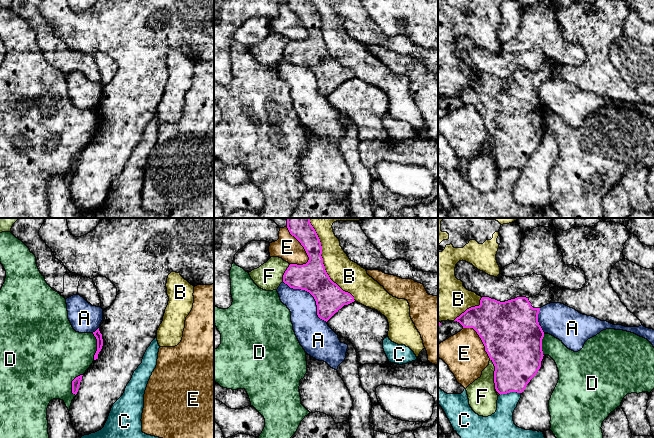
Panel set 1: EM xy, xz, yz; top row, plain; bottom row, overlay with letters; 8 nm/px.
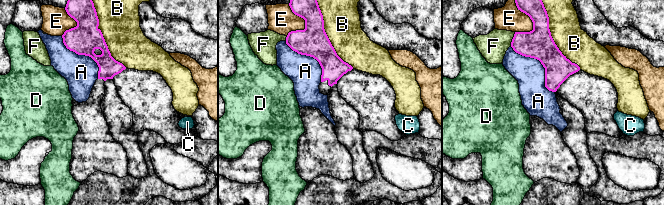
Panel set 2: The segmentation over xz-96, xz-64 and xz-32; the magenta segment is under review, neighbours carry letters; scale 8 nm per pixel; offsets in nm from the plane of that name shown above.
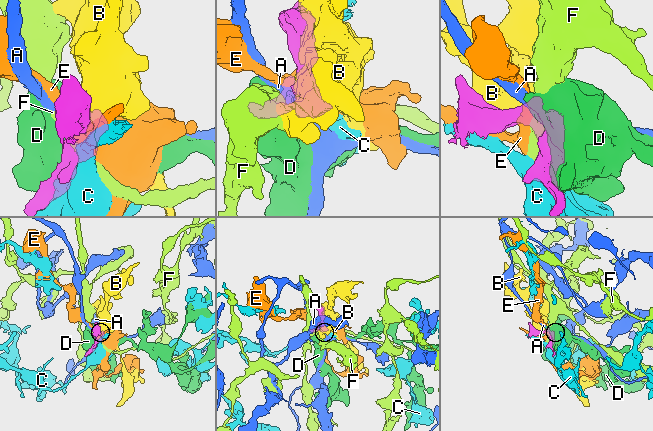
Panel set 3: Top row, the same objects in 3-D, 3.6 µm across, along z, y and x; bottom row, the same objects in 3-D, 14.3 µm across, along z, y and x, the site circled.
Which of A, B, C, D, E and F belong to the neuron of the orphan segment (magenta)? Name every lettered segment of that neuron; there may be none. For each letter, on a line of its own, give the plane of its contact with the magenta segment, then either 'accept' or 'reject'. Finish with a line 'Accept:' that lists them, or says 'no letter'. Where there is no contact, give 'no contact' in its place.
A: meets magenta in xz; reject
B: meets magenta in xz; reject
C: meets magenta in yz; reject
D: meets magenta in xy; reject
E: meets magenta in xz; reject
F: meets magenta in yz; reject
Accept: no letter

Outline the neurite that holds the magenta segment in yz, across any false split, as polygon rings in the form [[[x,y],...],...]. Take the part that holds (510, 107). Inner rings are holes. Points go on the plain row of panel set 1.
[[[595,0],[592,3],[573,3],[567,7],[556,5],[556,19],[563,30],[565,41],[573,41],[585,48],[585,62],[578,66],[560,64],[552,59],[533,73],[517,73],[500,78],[482,73],[480,81],[471,83],[457,93],[463,104],[473,104],[481,114],[485,127],[495,142],[494,159],[501,170],[522,169],[537,150],[543,135],[544,108],[538,98],[540,84],[550,79],[561,79],[579,89],[607,97],[613,101],[639,103],[641,97],[621,78],[609,58],[612,43],[624,34],[623,25],[630,8],[622,0]]]

